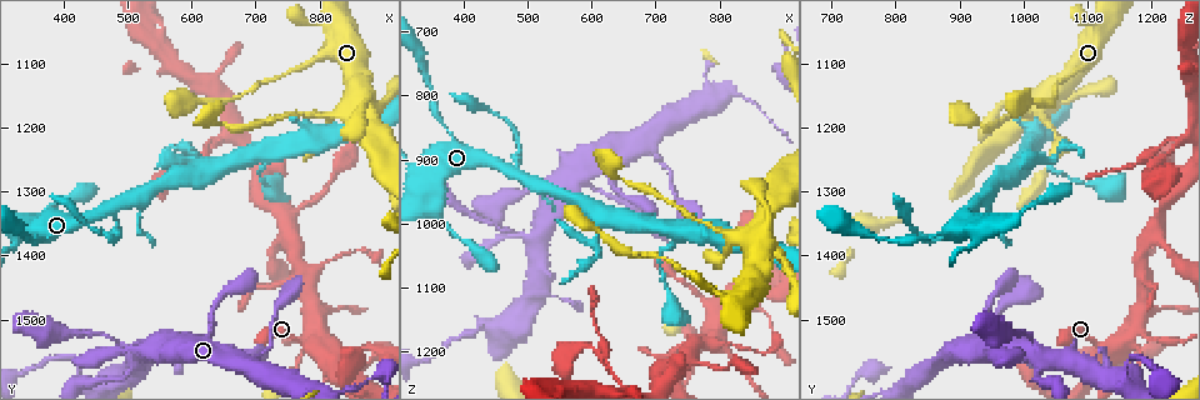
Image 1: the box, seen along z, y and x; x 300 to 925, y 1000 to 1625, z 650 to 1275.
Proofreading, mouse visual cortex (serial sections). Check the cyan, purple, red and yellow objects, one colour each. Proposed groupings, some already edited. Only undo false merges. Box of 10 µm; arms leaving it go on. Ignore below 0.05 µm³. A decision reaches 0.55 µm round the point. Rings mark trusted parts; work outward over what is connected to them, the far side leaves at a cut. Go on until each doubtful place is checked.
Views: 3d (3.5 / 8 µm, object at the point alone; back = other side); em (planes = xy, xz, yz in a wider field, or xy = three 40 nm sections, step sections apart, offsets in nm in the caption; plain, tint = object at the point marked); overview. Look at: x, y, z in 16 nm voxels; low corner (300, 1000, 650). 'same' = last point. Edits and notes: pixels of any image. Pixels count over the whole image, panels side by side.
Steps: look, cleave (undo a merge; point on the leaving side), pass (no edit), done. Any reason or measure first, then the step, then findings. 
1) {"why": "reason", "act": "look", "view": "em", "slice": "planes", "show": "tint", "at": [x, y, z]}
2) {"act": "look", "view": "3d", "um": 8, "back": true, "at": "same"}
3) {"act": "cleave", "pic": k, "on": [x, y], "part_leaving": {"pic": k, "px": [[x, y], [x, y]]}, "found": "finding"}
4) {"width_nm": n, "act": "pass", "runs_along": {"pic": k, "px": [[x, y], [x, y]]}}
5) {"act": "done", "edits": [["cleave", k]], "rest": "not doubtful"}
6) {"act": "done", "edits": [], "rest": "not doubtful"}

{"why": "abrupt turn", "act": "look", "view": "3d", "um": 3.5, "at": [470, 1325, 920]}

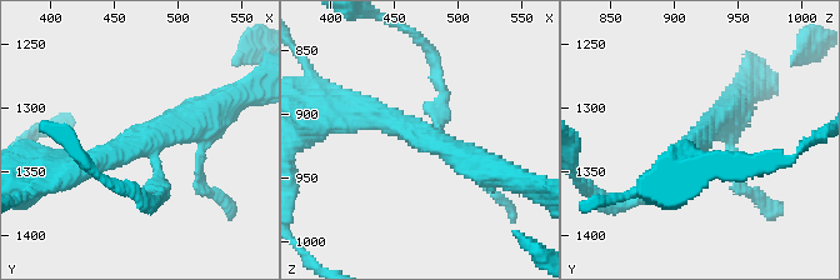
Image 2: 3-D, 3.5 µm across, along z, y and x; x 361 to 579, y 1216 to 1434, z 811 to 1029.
{"arms": 3, "arm_widths_nm": [150, 300, 300], "why": "now the EM", "act": "look", "view": "em", "slice": "xy", "step": 5, "show": "tint", "at": [472, 1328, 918]}

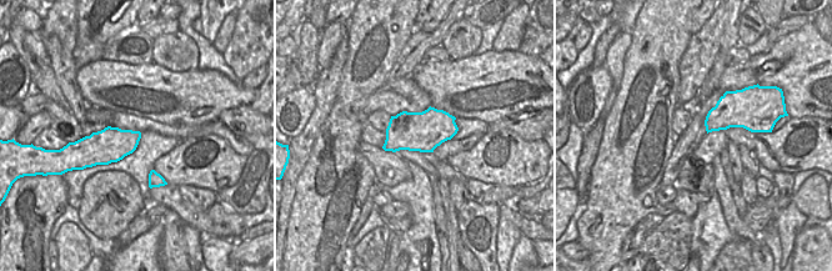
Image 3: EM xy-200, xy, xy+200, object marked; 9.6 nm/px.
{"act": "pass", "runs_along": {"pic": 2, "px": [[350, 109], [384, 115], [488, 170]]}, "found": "one cell here"}

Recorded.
{"why": "four arms meet", "act": "look", "view": "3d", "um": 3.5, "at": [755, 1365, 1200]}

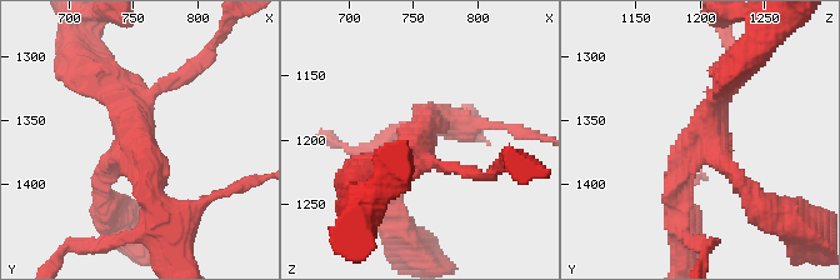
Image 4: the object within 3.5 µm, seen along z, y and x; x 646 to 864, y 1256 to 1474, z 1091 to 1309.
{"arms": 4, "act": "pass", "runs_along": {"pic": 4, "px": [[158, 208], [131, 104], [100, 74]]}, "found": "continuous, no second cell"}

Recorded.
{"why": "three-way junction", "act": "look", "view": "3d", "um": 3.5, "at": [635, 1230, 1235]}

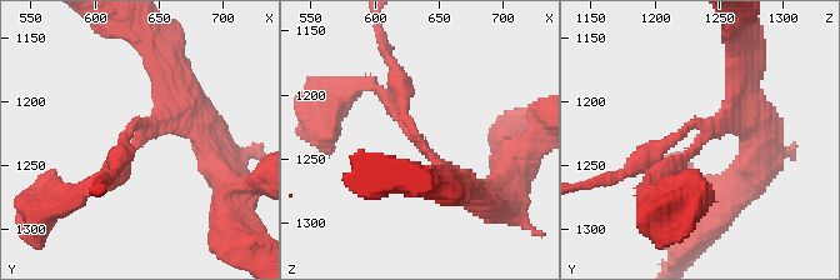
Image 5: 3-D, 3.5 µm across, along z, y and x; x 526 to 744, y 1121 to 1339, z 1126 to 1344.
{"arms": 3, "arm_widths_nm": [200, 250, 300], "act": "look", "view": "em", "slice": "xy", "step": 5, "show": "tint", "at": [632, 1230, 1238]}

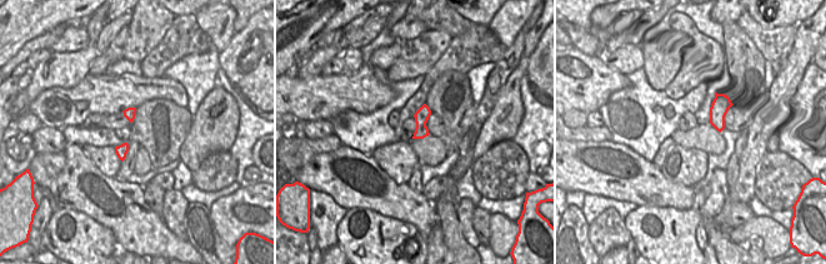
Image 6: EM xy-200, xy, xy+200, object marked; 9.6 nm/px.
{"act": "pass", "runs_along": {"pic": 5, "px": [[469, 189], [373, 86]]}, "found": "all the same cell"}

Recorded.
{"act": "done", "edits": [], "rest": "not doubtful"}

